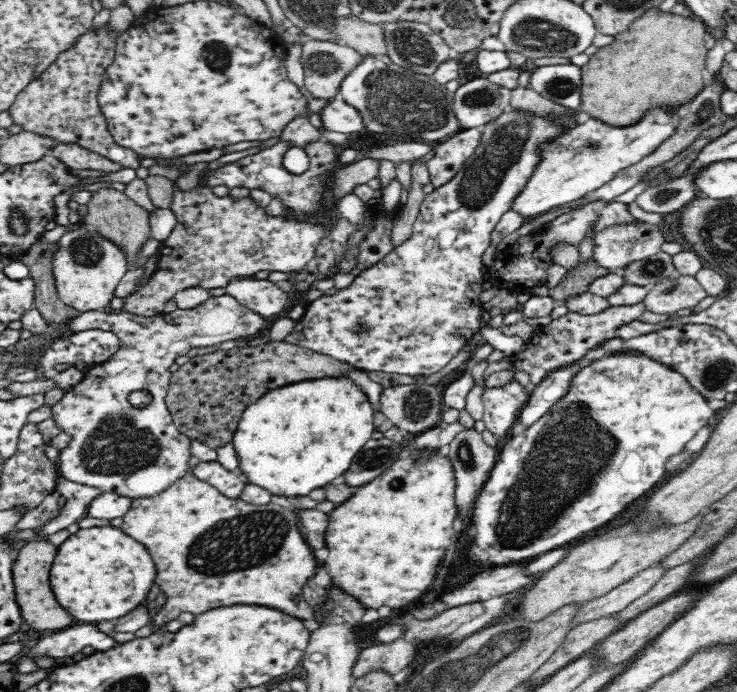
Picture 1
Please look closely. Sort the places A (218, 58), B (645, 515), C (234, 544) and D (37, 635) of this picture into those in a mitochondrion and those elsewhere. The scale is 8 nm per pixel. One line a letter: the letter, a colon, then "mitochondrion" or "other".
A: mitochondrion
B: other
C: mitochondrion
D: other

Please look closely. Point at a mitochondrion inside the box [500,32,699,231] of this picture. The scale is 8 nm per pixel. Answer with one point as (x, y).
(561, 87)

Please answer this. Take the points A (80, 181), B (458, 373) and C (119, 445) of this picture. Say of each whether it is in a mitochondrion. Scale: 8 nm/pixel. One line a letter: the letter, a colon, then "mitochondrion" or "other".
A: other
B: other
C: mitochondrion

